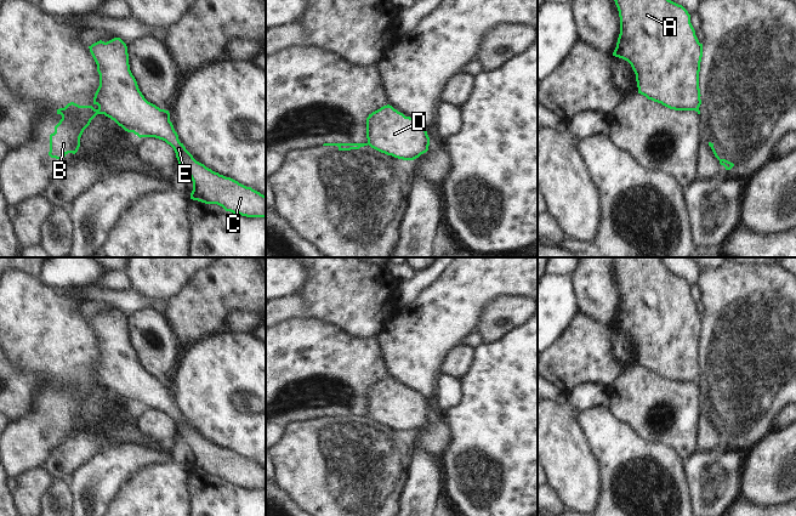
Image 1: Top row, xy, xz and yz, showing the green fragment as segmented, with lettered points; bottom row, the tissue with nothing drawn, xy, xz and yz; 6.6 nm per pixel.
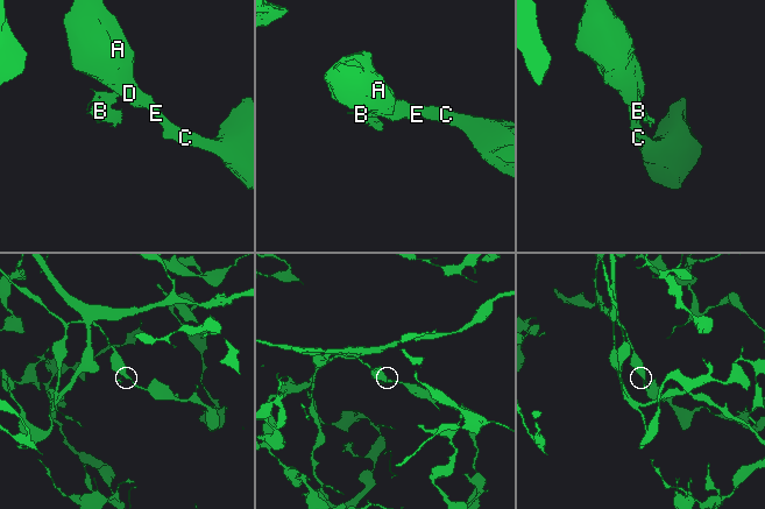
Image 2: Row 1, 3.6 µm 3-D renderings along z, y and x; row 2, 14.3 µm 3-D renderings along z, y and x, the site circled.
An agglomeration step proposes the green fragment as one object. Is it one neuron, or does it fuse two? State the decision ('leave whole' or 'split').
split

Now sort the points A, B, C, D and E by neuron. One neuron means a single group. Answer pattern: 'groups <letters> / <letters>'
groups A C D E / B

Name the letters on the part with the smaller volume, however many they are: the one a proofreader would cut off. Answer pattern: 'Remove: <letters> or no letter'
Remove: B

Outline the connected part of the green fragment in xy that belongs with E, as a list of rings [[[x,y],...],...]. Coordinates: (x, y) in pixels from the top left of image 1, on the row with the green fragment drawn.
[[[114,38],[107,42],[100,40],[89,46],[89,49],[100,74],[100,86],[93,100],[97,102],[102,114],[114,120],[125,131],[133,132],[140,138],[155,137],[170,144],[176,153],[180,166],[188,172],[193,181],[191,199],[205,204],[217,204],[226,211],[246,217],[266,217],[266,195],[206,168],[197,161],[183,143],[180,142],[178,135],[170,121],[169,110],[160,109],[148,102],[140,91],[137,81],[130,70],[127,46],[120,38]]]

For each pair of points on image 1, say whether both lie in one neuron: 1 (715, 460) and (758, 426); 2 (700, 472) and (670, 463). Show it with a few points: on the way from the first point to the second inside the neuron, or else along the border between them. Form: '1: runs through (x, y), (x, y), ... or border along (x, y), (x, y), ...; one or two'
1: border along (728, 448), (743, 455); two
2: border along (683, 463), (691, 495); two

